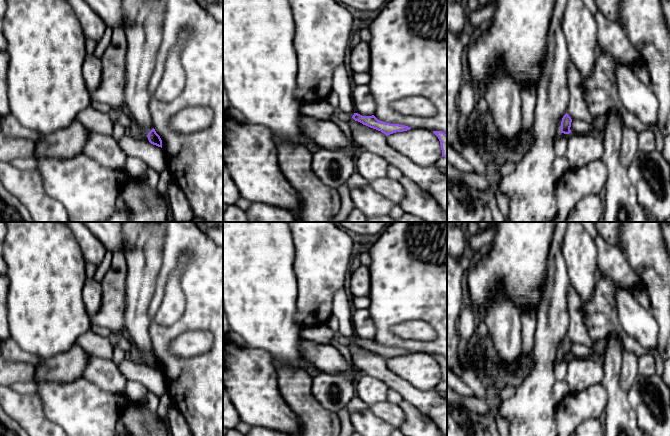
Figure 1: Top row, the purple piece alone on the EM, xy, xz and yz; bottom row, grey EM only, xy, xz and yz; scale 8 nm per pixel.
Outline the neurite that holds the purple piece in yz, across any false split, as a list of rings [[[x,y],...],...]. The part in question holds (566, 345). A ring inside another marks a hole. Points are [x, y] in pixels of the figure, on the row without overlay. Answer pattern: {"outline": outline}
{"outline": [[[566,337],[561,345],[561,357],[569,358],[571,357],[570,351],[571,351],[572,343],[571,341]]]}

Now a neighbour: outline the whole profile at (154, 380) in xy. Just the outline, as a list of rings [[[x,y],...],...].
[[[133,357],[124,358],[118,368],[128,380],[142,383],[151,393],[158,397],[167,392],[166,379],[163,372],[140,363]]]

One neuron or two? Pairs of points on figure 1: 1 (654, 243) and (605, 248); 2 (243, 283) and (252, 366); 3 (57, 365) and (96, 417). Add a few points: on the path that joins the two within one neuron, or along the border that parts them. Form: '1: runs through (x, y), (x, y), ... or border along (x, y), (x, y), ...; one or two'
1: border along (618, 246), (632, 267); two
2: border along (248, 347), (263, 349), (271, 359); two
3: border along (81, 376), (67, 382), (45, 381); two

